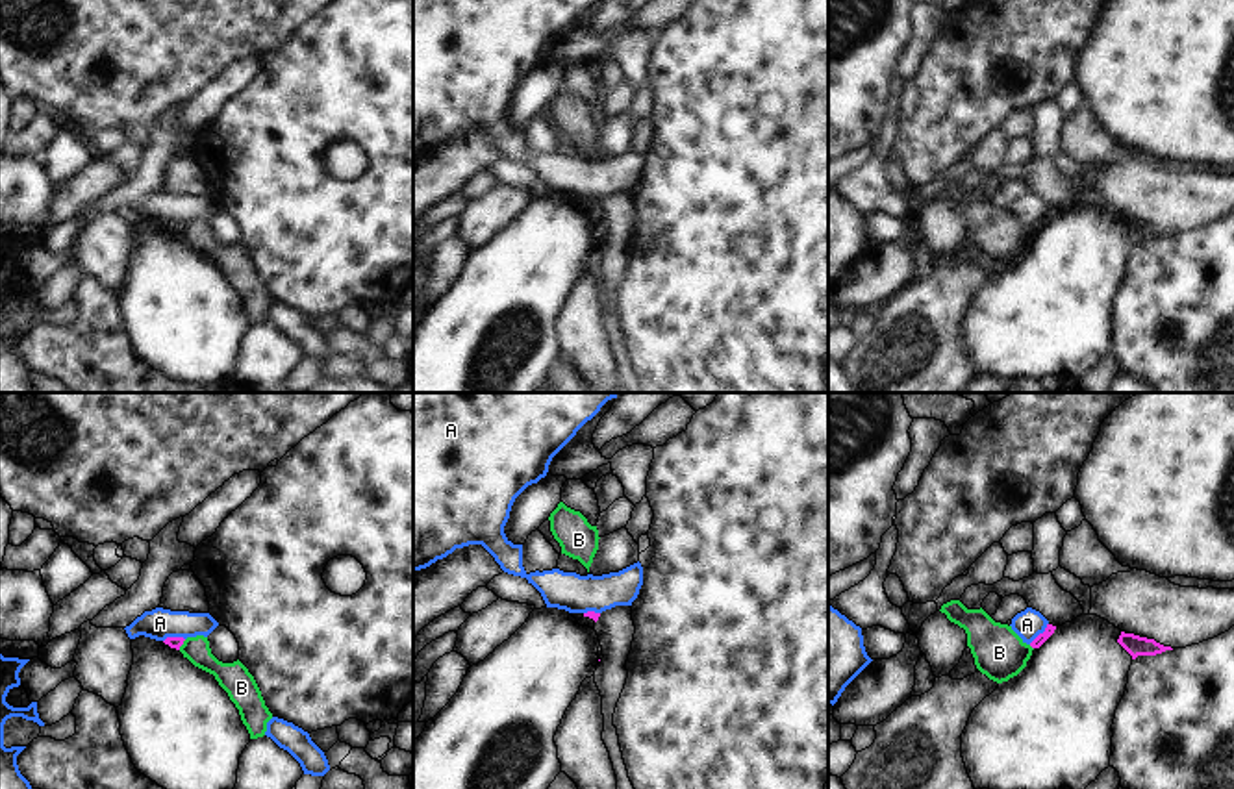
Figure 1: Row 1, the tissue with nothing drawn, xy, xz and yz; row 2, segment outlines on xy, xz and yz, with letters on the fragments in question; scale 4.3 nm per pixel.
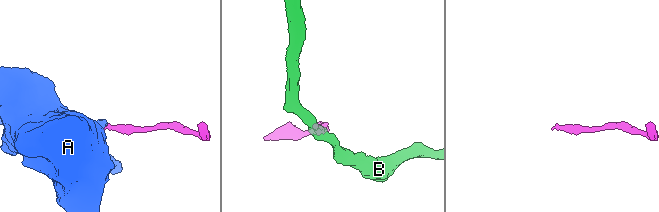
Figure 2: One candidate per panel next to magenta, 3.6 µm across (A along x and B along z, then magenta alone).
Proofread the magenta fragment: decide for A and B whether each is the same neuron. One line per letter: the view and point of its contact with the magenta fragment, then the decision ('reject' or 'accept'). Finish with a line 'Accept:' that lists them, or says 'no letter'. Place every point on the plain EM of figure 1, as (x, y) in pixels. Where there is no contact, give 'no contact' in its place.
A: meets magenta in yz at (1040, 219); reject
B: meets magenta in xy at (182, 228); accept
Accept: B

